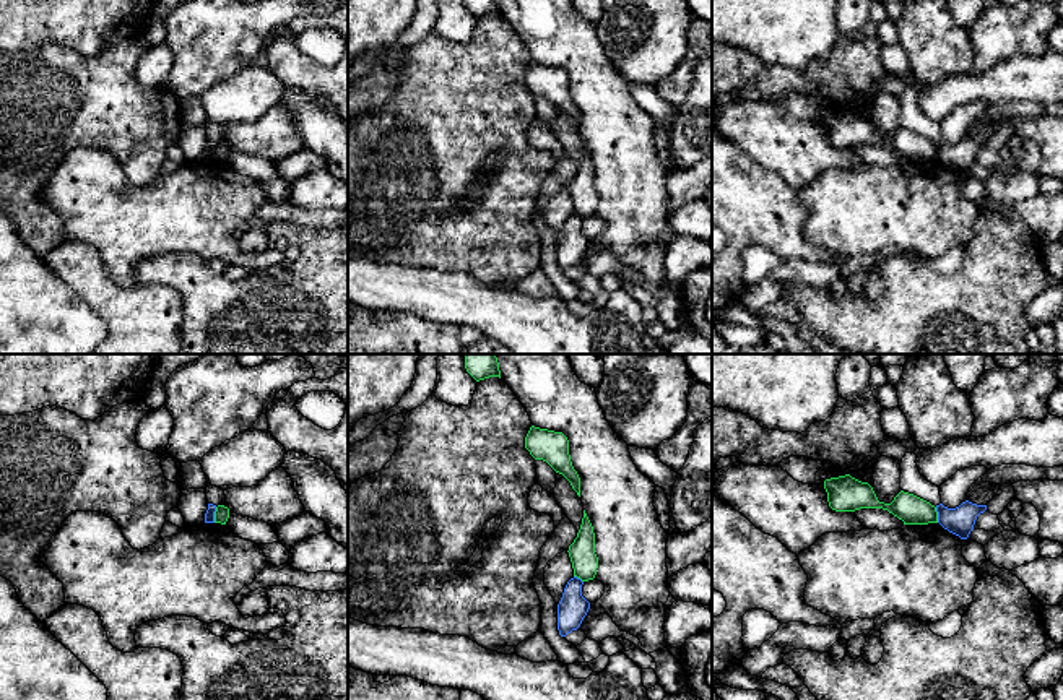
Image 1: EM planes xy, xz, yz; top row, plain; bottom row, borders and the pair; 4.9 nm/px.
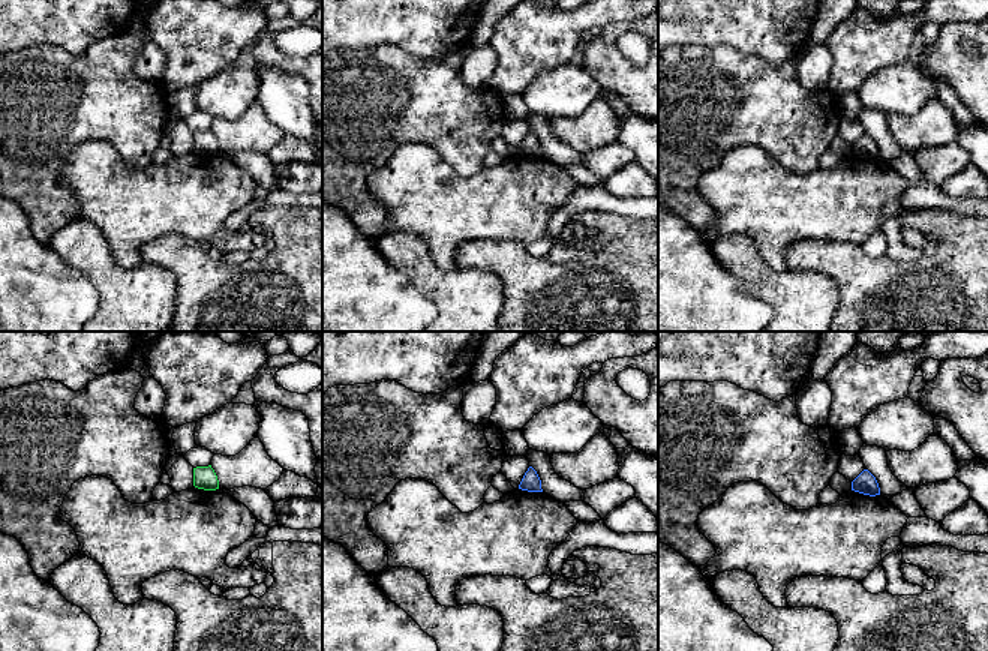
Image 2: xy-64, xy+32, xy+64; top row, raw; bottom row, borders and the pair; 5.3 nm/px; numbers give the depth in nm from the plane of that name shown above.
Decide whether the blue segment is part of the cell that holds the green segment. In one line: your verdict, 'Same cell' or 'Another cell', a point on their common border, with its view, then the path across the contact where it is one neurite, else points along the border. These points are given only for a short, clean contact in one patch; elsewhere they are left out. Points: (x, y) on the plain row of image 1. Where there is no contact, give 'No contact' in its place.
Another cell. Touches green at xy (215, 151). Boundary: xy (216, 143), (213, 158)

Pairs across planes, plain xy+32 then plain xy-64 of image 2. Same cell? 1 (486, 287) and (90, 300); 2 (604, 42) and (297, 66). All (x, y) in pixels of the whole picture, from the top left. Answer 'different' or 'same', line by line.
1: different
2: same

